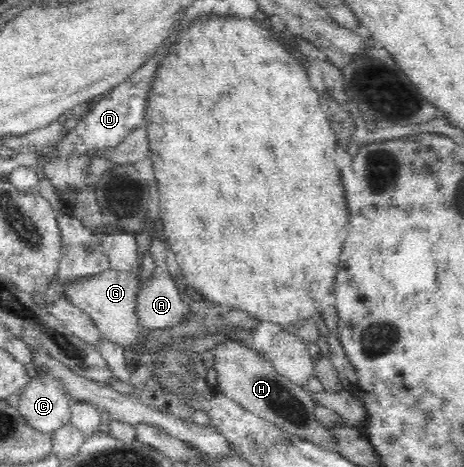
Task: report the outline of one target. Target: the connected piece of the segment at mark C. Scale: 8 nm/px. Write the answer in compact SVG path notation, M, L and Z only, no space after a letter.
M38 367L38 376L30 378L30 385L21 395L17 410L23 417L25 424L38 433L53 434L58 428L71 423L71 406L68 395L59 381L48 377Z

